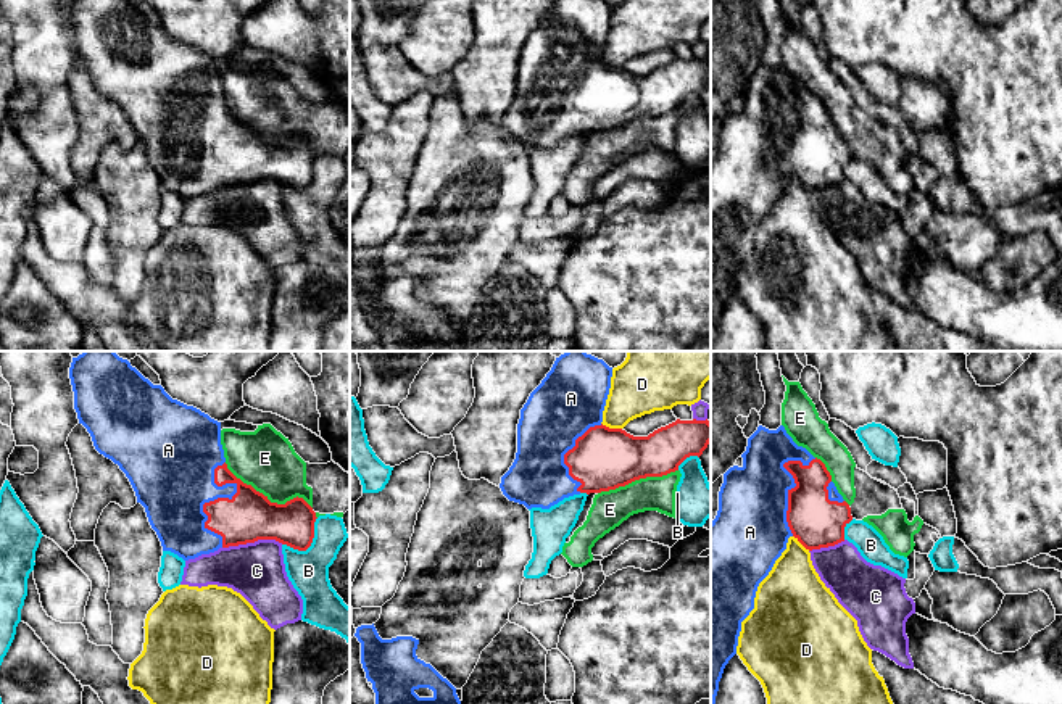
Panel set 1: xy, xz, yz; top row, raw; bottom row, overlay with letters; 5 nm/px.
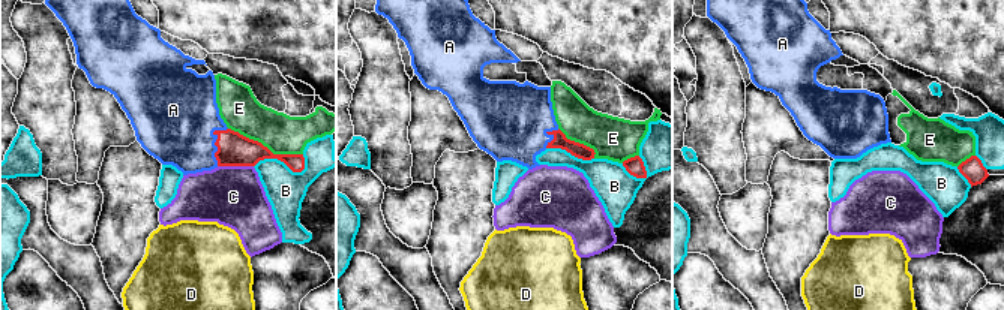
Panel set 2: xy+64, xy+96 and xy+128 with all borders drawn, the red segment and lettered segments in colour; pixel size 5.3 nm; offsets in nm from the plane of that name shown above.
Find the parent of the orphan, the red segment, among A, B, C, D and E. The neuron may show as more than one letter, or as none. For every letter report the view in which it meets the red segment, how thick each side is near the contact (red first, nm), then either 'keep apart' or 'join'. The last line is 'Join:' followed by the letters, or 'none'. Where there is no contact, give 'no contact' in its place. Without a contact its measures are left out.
A: xy | 240/380 nm | join
B: xy | 220/200 nm | keep apart
C: xy | 240/280 nm | keep apart
D: xz | 320/280 nm | keep apart
E: xy | 240/300 nm | keep apart
Join: A

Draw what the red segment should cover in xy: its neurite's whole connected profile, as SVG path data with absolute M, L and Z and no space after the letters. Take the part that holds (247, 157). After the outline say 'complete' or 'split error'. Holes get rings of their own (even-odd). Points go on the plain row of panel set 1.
M73 0L69 18L79 63L90 72L95 89L129 118L163 190L189 200L258 179L276 179L298 190L311 185L317 158L313 147L298 135L285 143L271 142L237 118L226 103L221 61L172 39L129 0Z | split error

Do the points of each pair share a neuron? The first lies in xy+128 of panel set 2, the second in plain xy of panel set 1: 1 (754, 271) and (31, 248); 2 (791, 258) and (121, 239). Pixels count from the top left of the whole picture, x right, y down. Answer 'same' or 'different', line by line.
1: same
2: same

